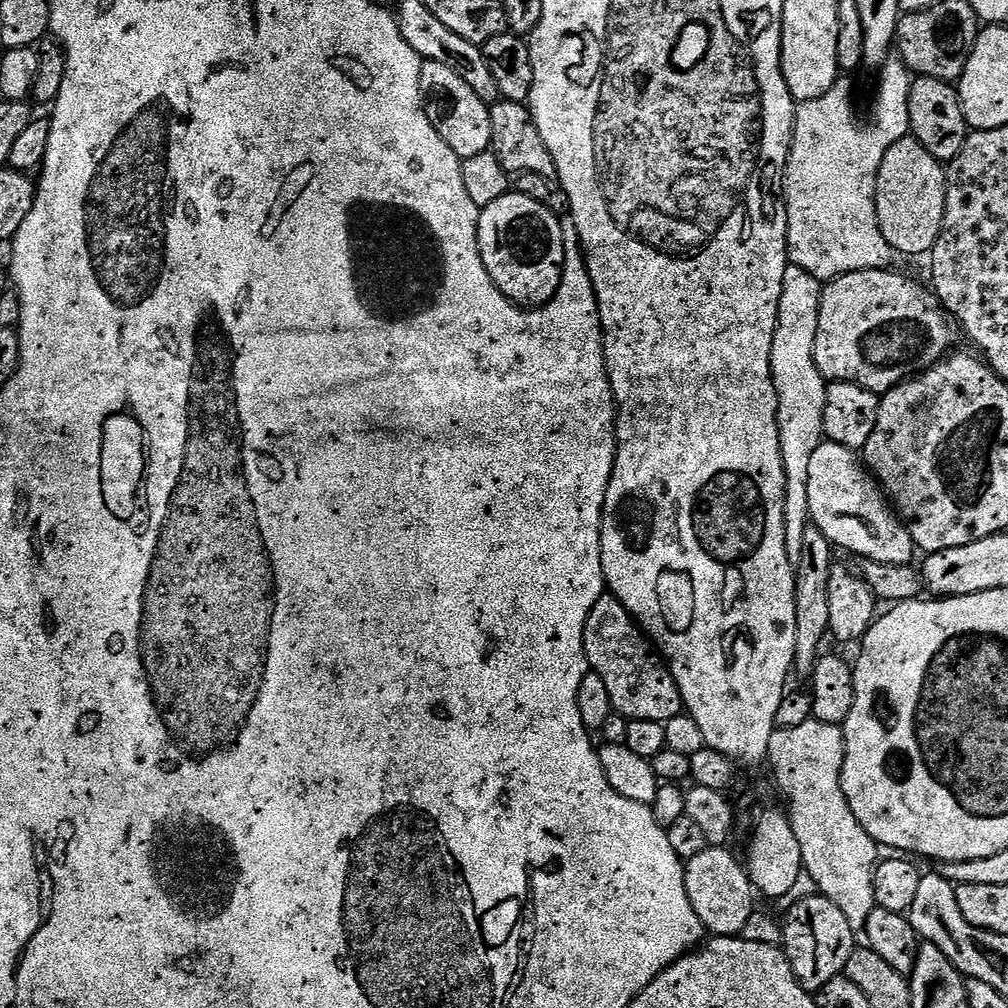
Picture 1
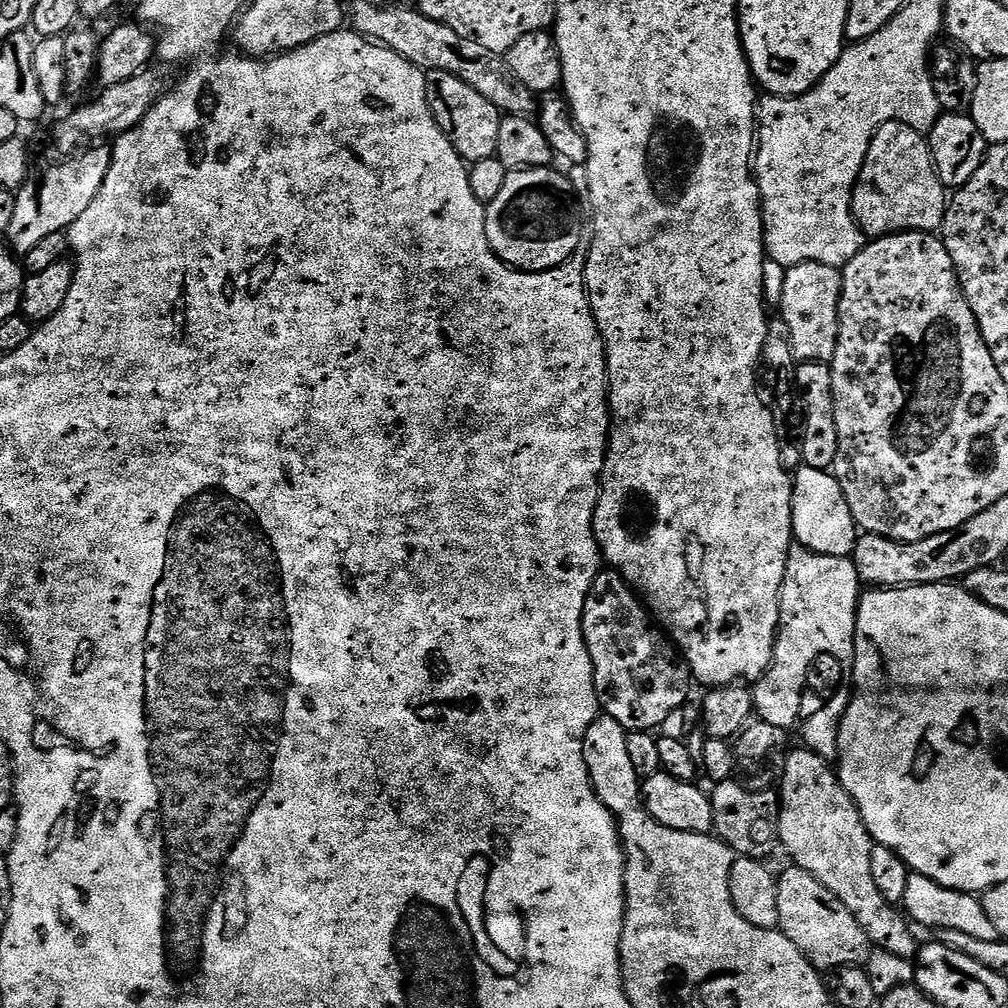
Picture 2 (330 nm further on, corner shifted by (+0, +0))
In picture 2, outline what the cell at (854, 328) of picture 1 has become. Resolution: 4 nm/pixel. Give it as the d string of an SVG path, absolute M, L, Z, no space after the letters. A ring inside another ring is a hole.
M802 262L785 271L778 316L790 329L790 346L797 361L813 360L826 364L834 358L841 294L842 272L839 268L826 266L822 262Z

